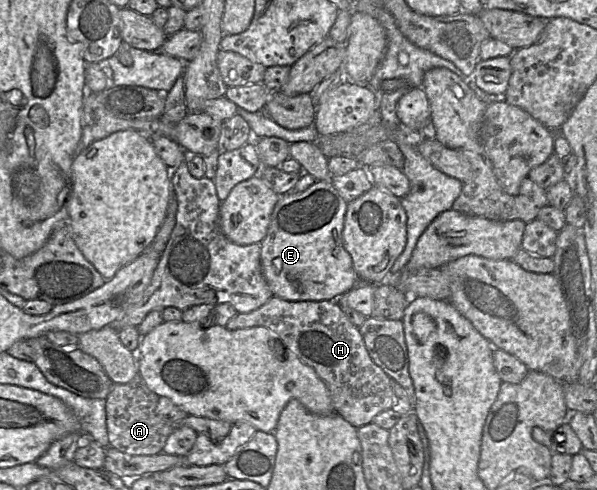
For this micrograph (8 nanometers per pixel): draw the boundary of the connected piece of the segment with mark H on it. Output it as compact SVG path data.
M273 296L252 312L237 313L225 326L230 330L262 326L277 333L283 346L313 368L325 383L334 412L355 428L371 423L378 413L392 409L391 378L372 361L359 328L348 320L336 301L286 301Z

